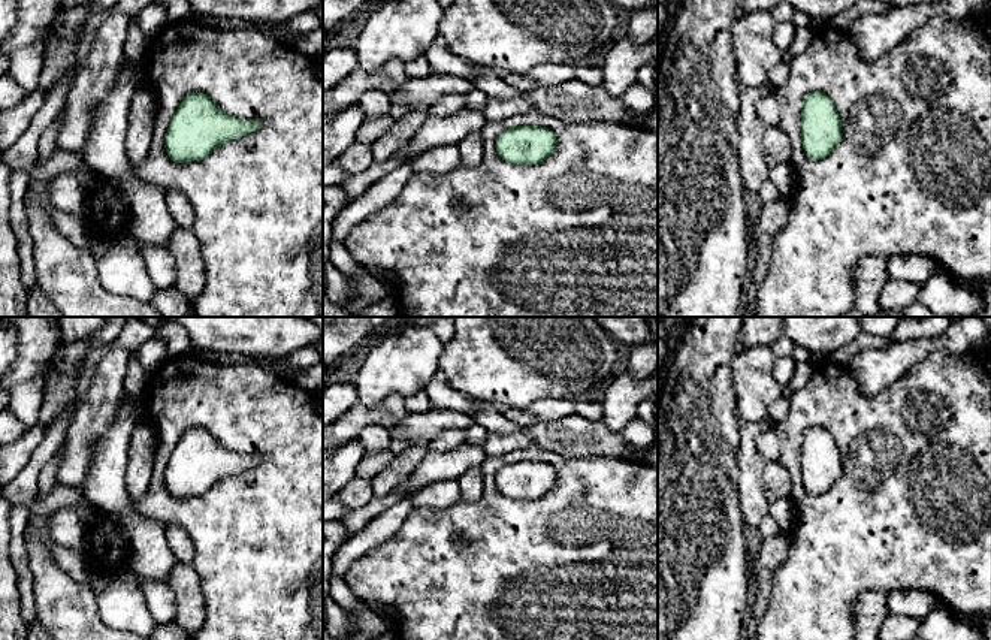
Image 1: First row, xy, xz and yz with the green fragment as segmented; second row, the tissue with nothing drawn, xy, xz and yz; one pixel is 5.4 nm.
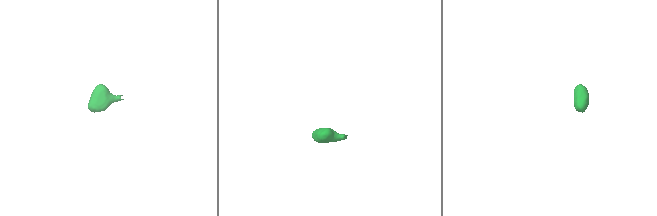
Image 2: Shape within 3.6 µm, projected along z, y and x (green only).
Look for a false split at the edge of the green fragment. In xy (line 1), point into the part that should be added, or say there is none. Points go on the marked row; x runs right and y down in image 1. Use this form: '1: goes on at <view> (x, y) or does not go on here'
1: does not go on here

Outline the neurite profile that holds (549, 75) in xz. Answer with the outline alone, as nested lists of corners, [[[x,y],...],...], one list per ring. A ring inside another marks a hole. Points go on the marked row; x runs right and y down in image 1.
[[[555,63],[538,64],[523,75],[510,73],[507,70],[496,70],[496,75],[520,93],[538,88],[555,88],[577,78],[575,67],[572,64]]]

